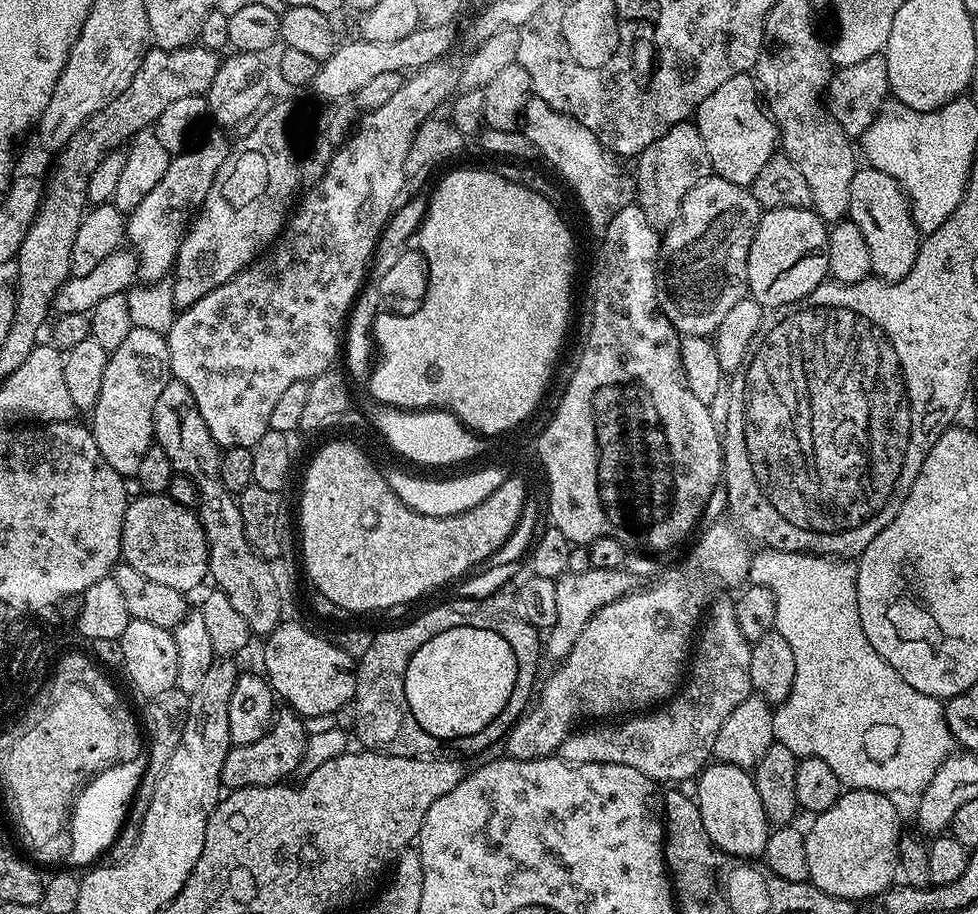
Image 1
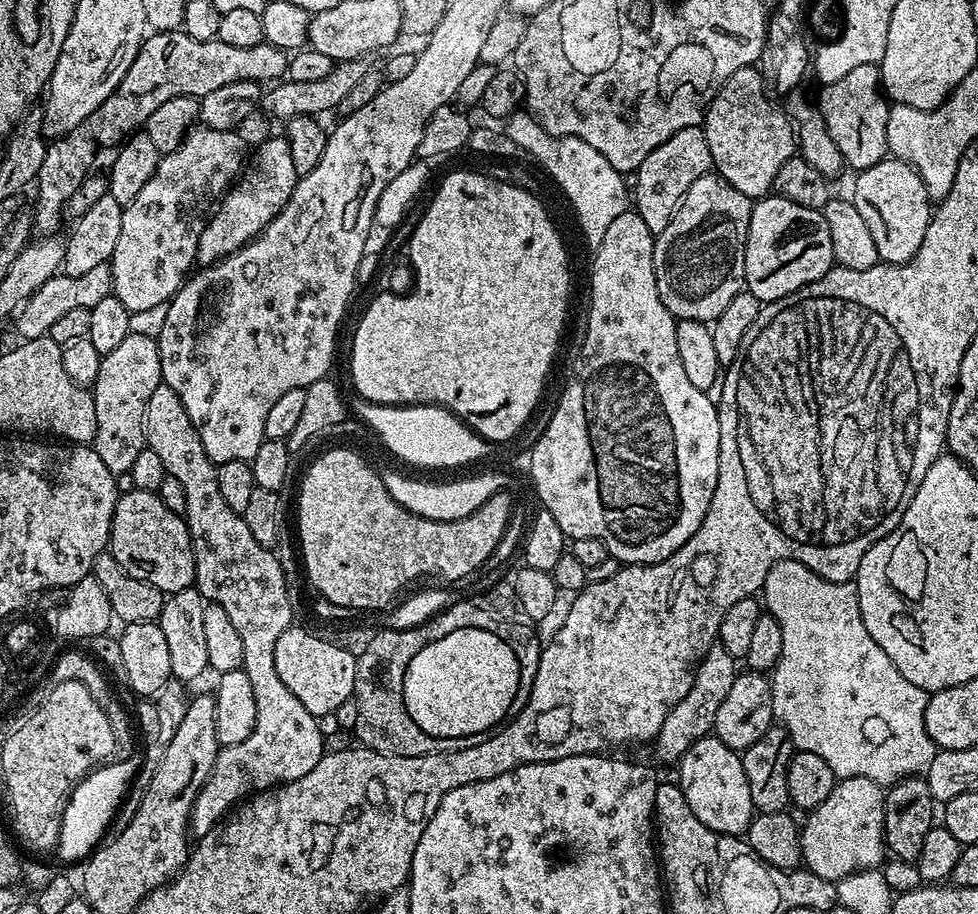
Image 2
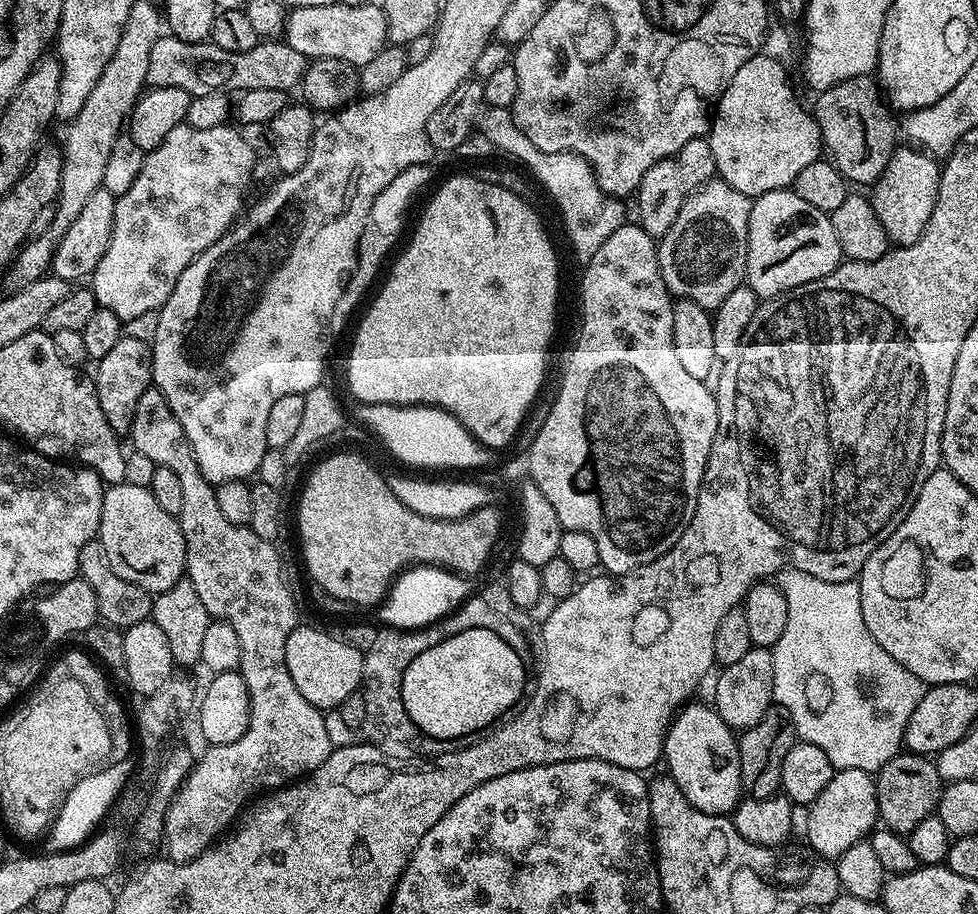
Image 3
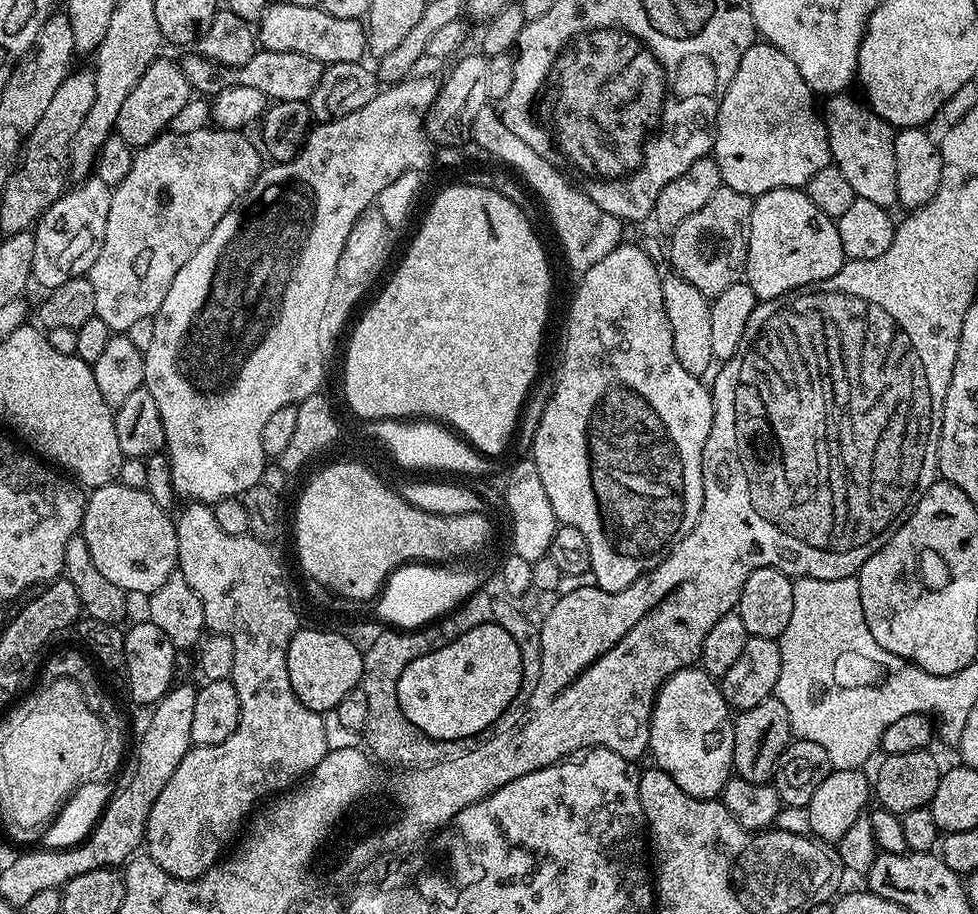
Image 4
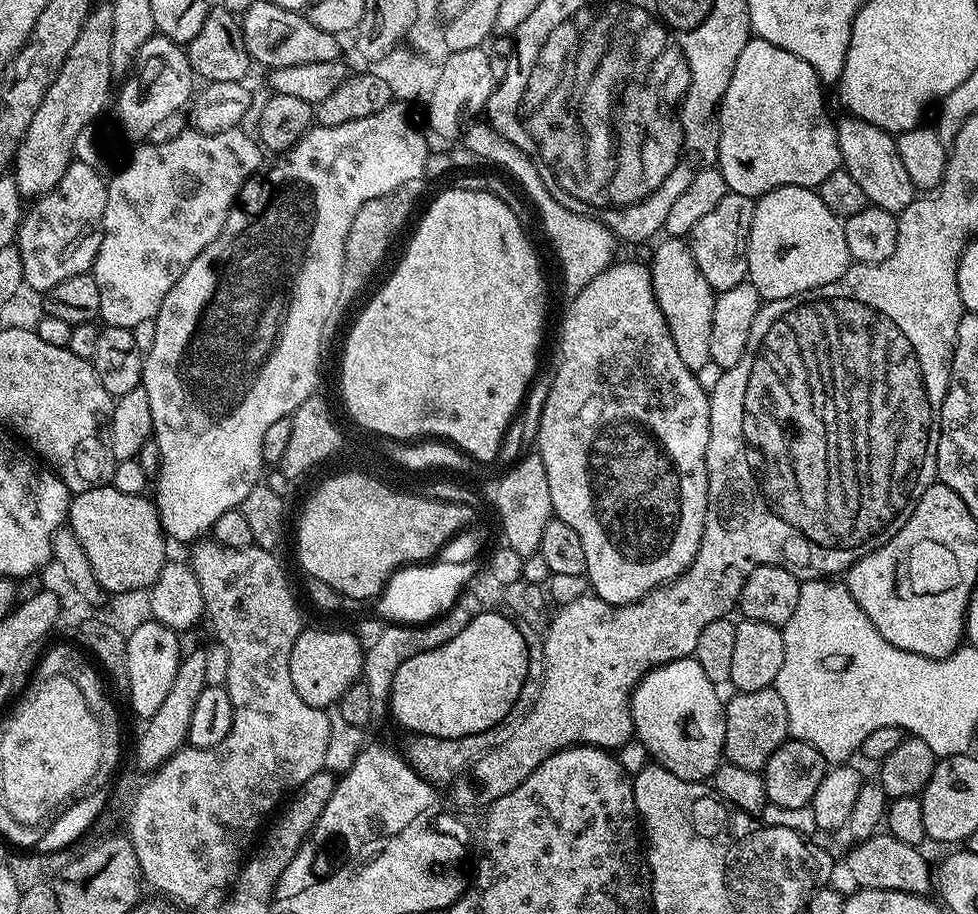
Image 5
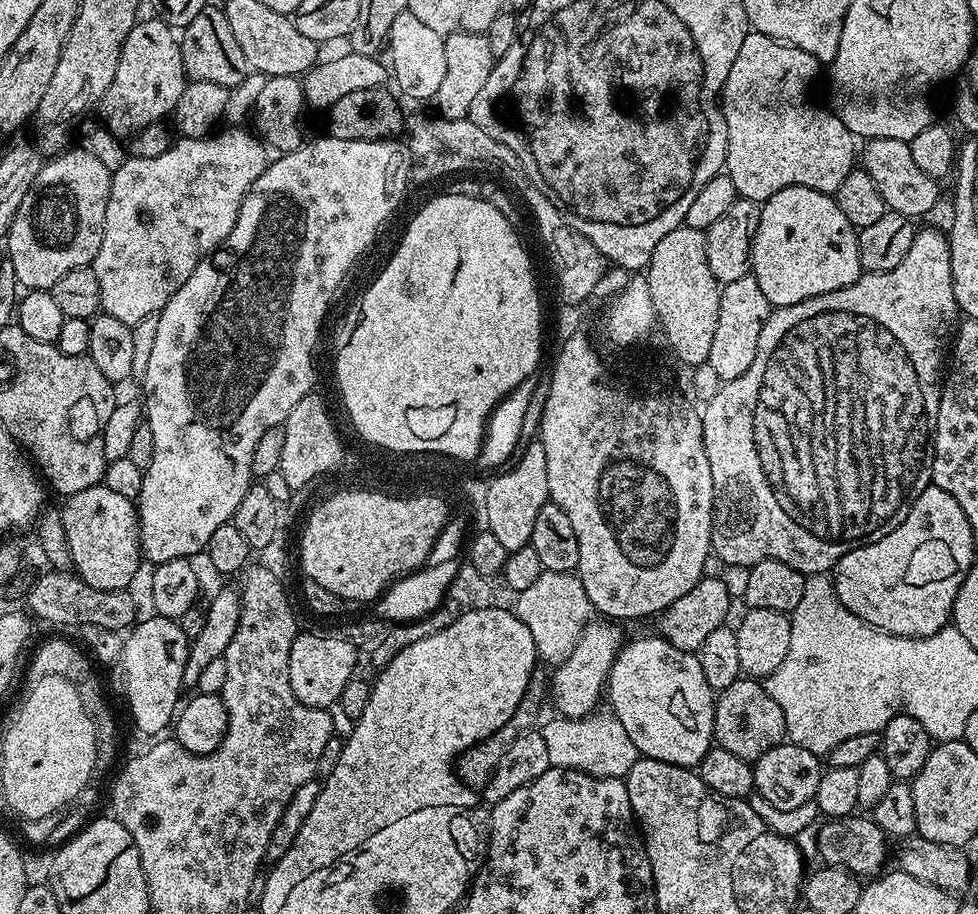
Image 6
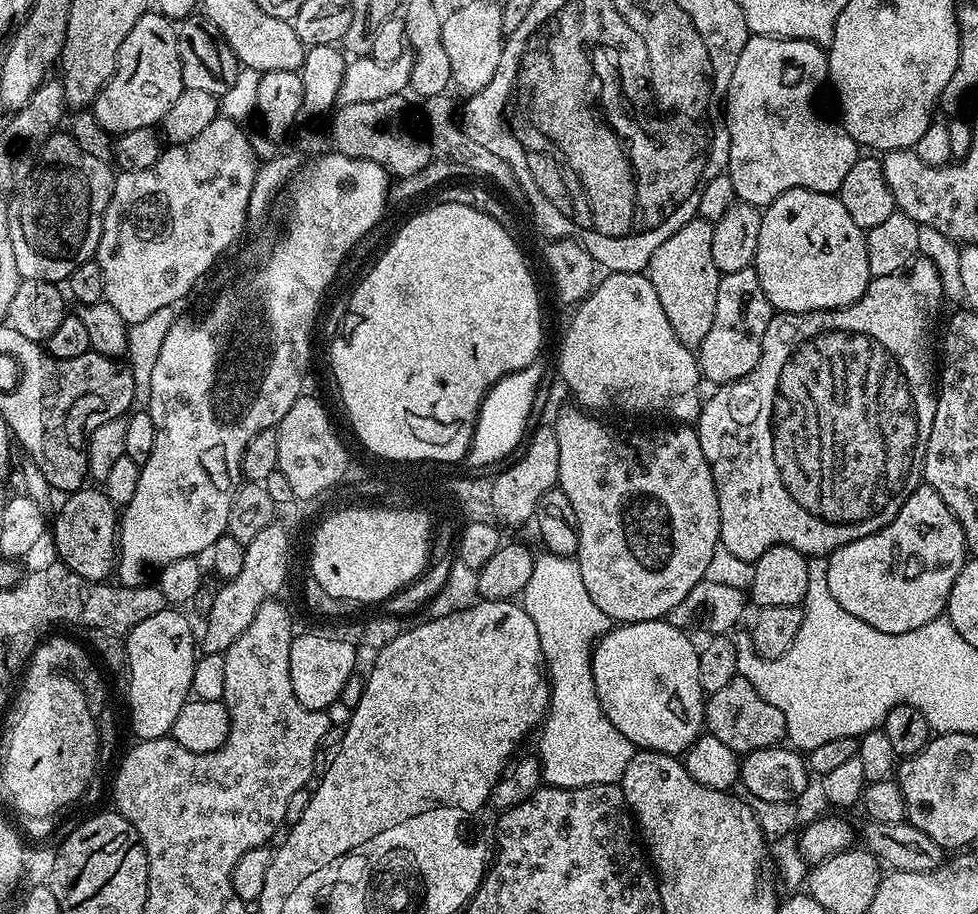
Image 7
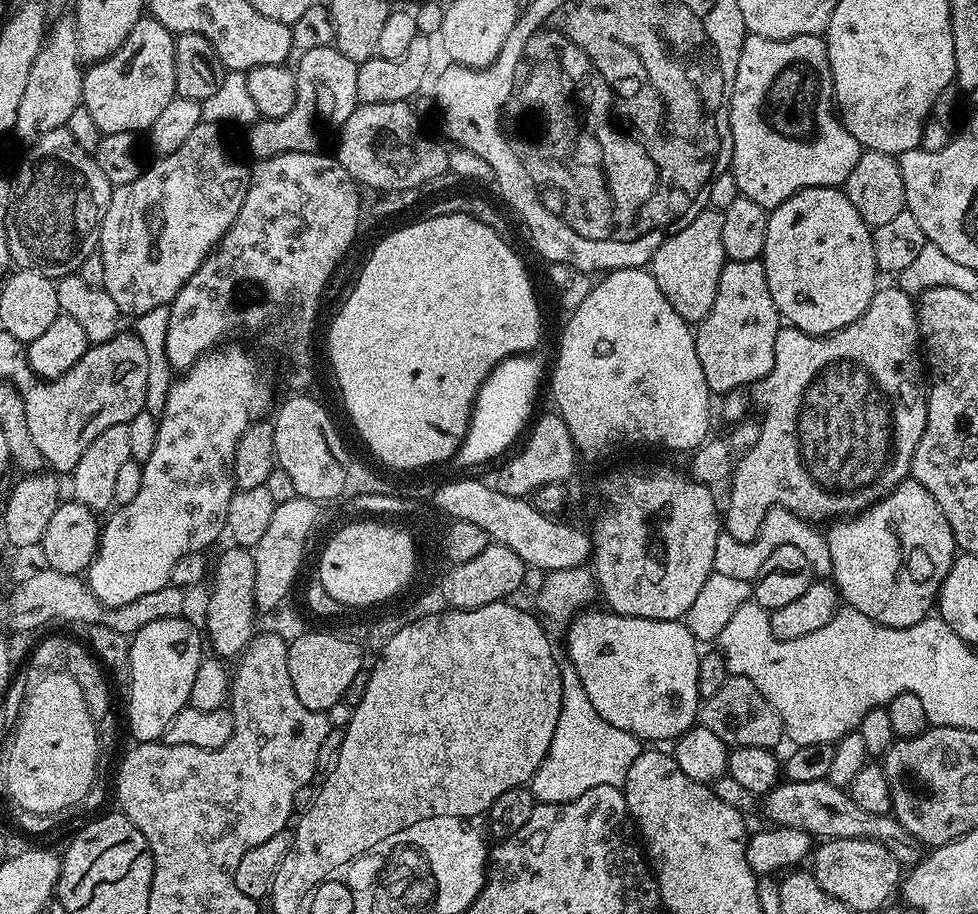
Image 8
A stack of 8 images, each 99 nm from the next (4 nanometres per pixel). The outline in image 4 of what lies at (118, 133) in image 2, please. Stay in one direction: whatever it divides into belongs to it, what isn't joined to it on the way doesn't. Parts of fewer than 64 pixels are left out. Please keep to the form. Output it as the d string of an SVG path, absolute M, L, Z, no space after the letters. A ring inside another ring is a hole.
M257 50L254 58L241 68L224 68L204 56L193 54L179 61L180 68L191 82L193 89L200 94L215 94L230 86L254 86L254 90L262 90L269 101L298 102L307 101L314 94L314 86L318 86L318 78L322 78L326 65L297 52L265 52Z

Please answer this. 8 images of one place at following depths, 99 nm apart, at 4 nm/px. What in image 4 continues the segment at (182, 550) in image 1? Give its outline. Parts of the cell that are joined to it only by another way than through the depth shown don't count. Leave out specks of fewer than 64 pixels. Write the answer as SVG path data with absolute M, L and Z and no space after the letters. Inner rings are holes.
M117 482L91 489L84 501L82 535L90 550L90 558L94 558L94 566L98 566L98 574L114 582L114 586L123 588L125 593L150 594L158 590L158 586L162 586L162 582L166 582L172 572L177 571L178 534L175 519L169 509L158 506L158 502L154 502L154 498L150 498L150 494L143 488L122 486Z

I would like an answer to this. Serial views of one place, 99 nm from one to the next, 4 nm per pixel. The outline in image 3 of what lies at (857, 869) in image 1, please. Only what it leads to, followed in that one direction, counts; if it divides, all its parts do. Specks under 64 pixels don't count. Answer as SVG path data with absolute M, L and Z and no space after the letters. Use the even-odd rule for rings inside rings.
M845 768L833 771L830 783L826 790L814 798L812 804L807 805L809 810L809 836L807 846L817 852L817 857L825 861L835 861L837 856L846 854L858 843L872 827L877 827L880 811L876 801L876 782L873 773L866 770L846 770Z

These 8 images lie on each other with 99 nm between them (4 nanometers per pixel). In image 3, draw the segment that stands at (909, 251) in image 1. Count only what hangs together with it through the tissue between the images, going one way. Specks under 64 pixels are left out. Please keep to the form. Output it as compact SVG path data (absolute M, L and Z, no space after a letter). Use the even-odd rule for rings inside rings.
M900 146L892 153L886 170L882 170L876 183L871 185L870 199L874 214L878 214L878 222L882 222L882 230L886 230L893 245L913 244L922 238L922 230L926 230L926 222L930 222L930 214L934 214L940 169L937 157L929 156L915 146Z

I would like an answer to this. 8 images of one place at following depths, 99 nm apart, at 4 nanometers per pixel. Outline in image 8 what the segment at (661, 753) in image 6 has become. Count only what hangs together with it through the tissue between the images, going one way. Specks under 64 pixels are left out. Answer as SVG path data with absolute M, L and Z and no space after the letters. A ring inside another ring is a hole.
M592 610L581 611L569 623L566 635L568 635L568 656L572 659L569 660L570 667L578 674L578 678L582 682L582 690L586 690L586 698L590 698L590 706L594 706L594 710L598 710L598 714L602 714L602 718L606 718L606 722L610 722L610 726L618 726L618 730L626 730L637 736L642 742L648 742L648 740L672 742L677 736L690 730L697 723L702 703L702 698L698 694L698 662L701 653L696 652L698 641L692 636L691 630L687 628L686 624L680 620L647 620L637 616L619 616L611 610L603 610L604 612L588 611Z

